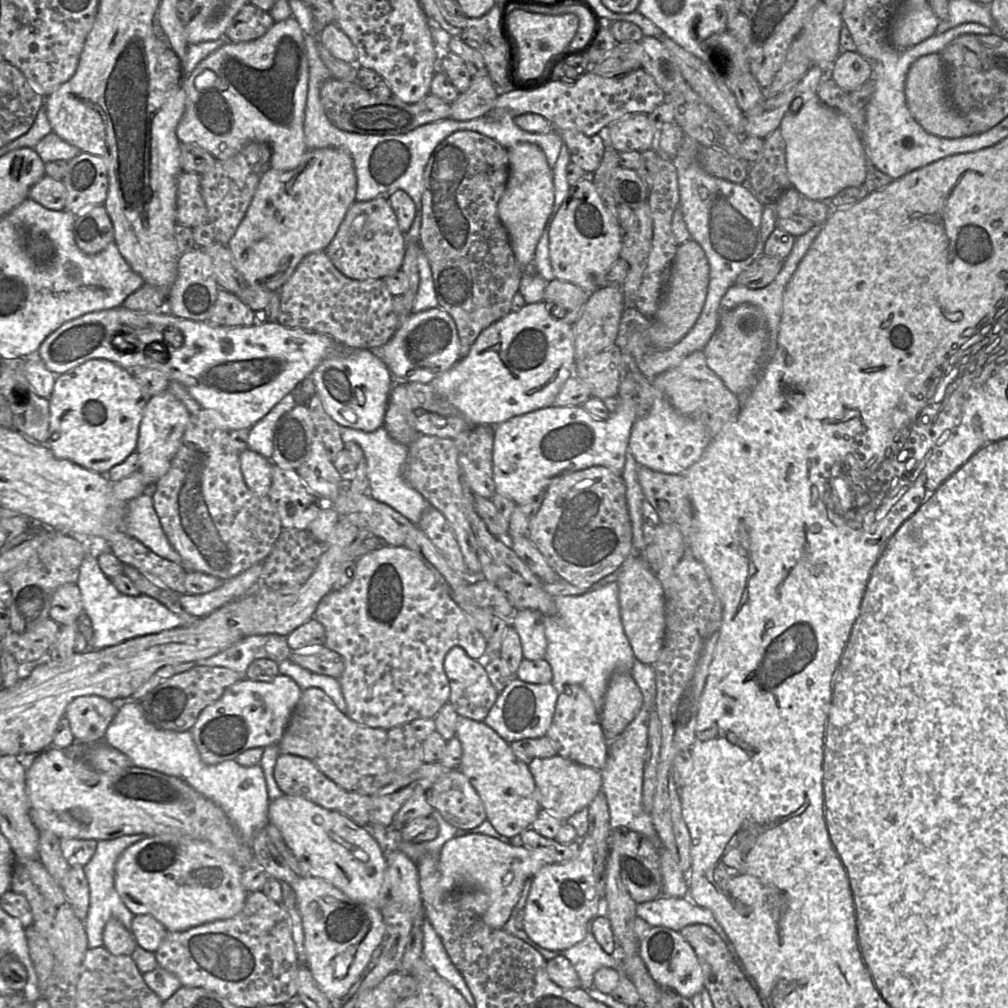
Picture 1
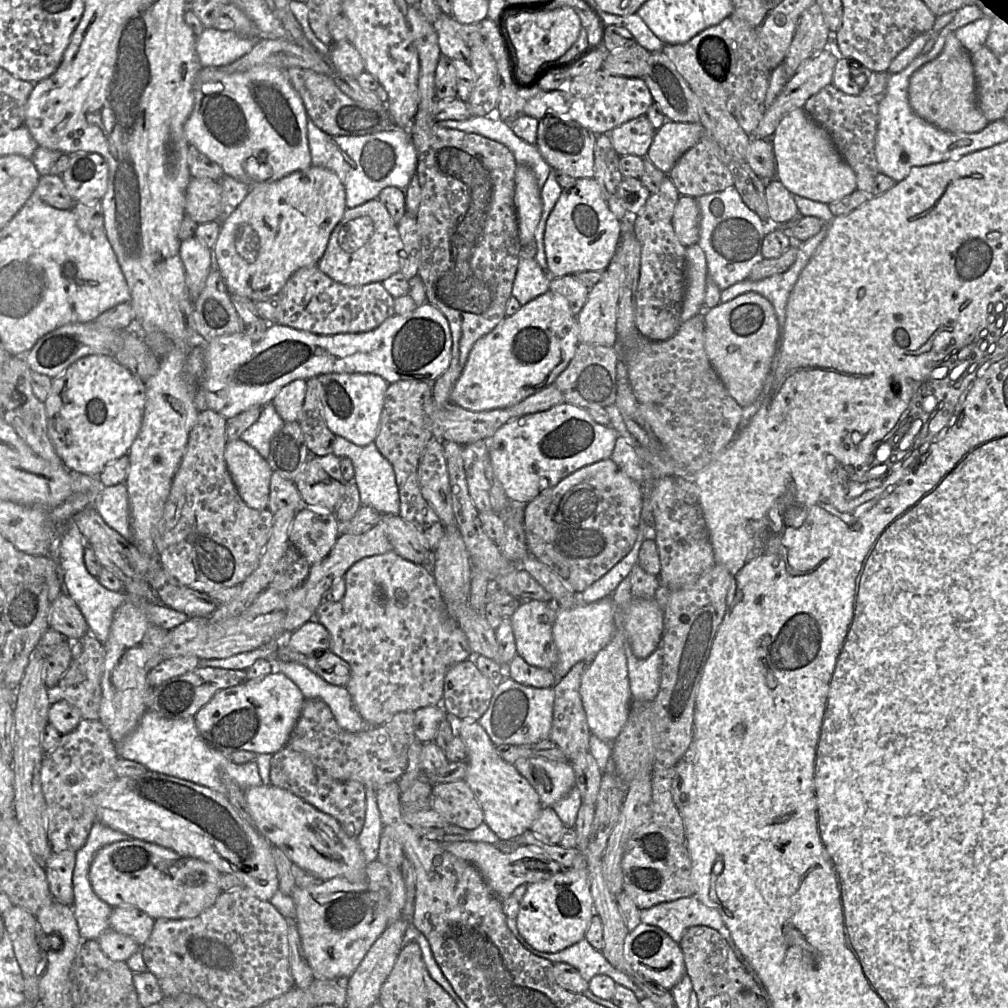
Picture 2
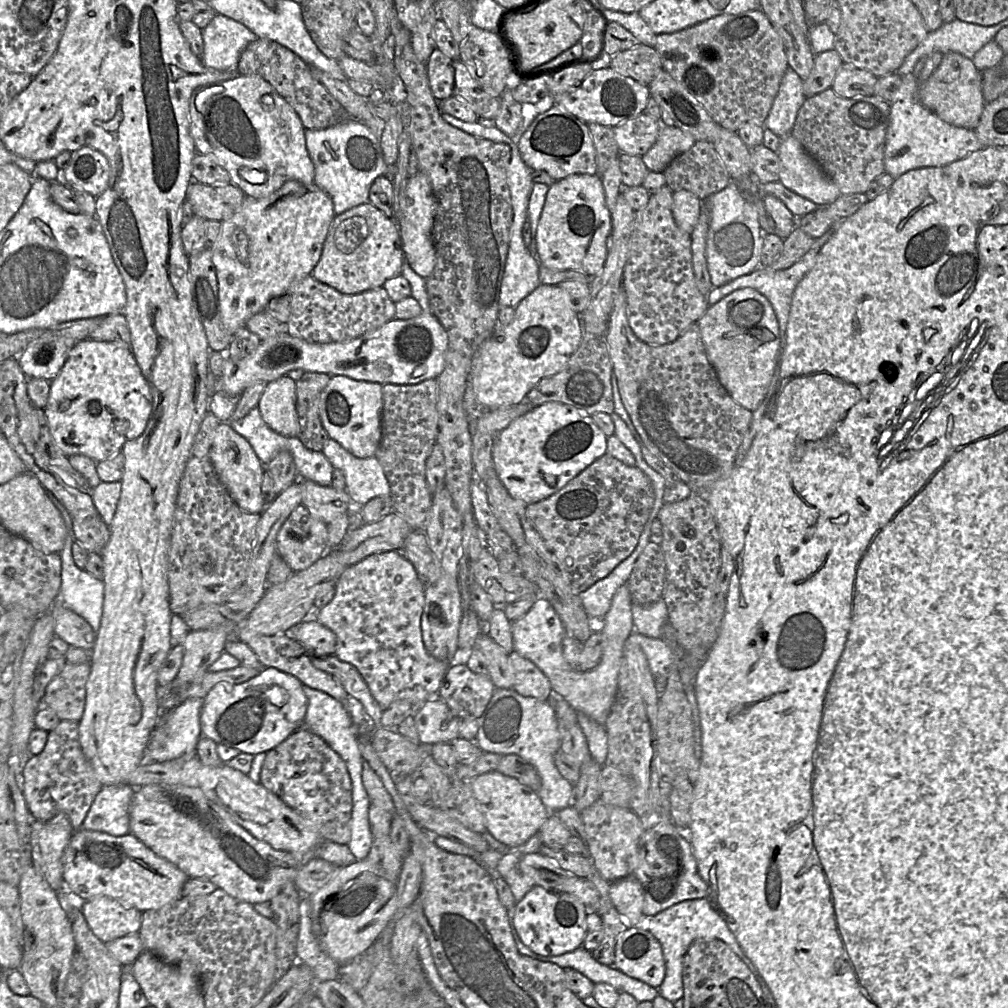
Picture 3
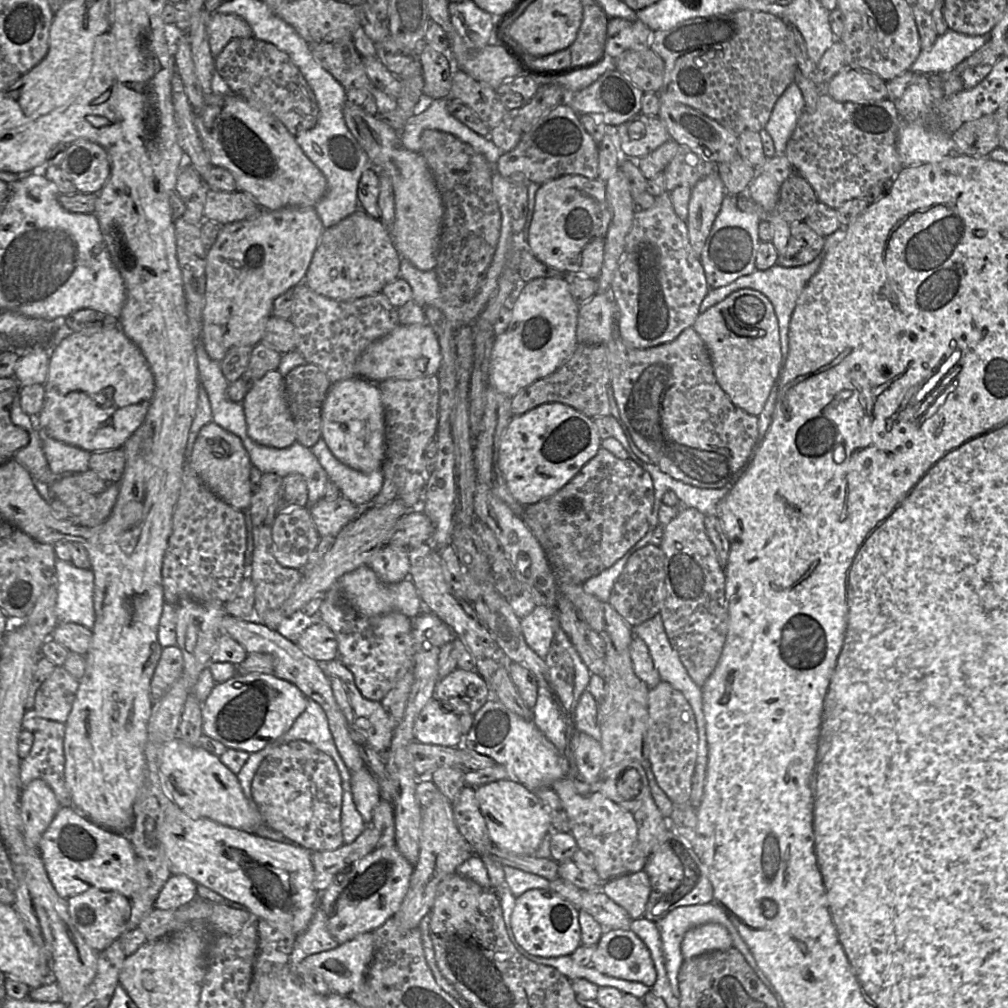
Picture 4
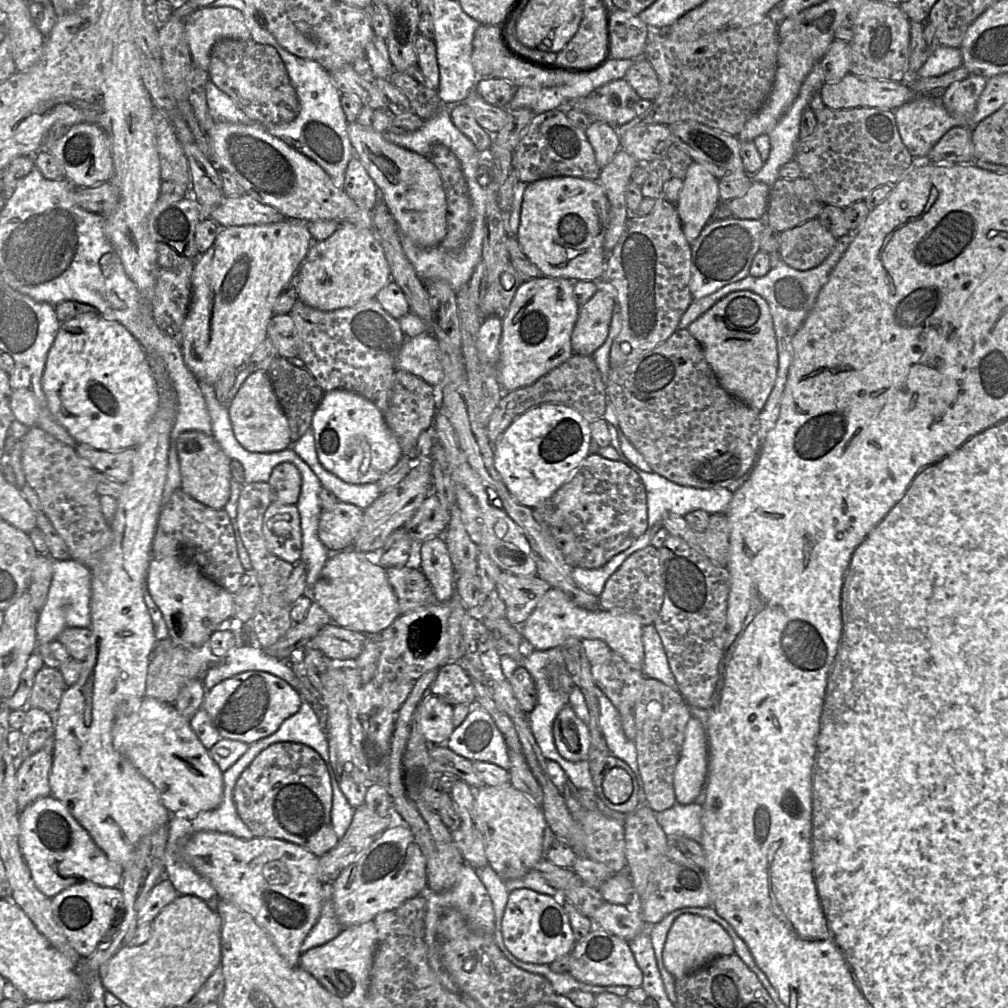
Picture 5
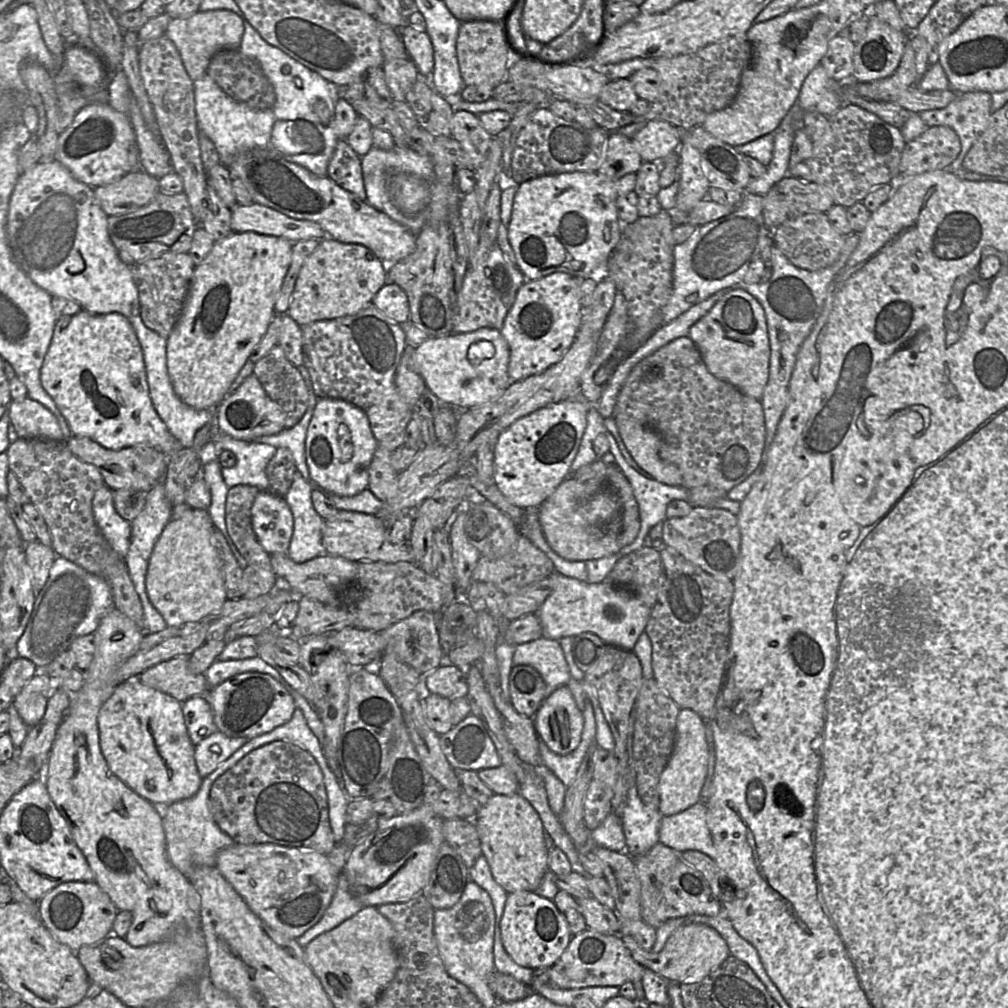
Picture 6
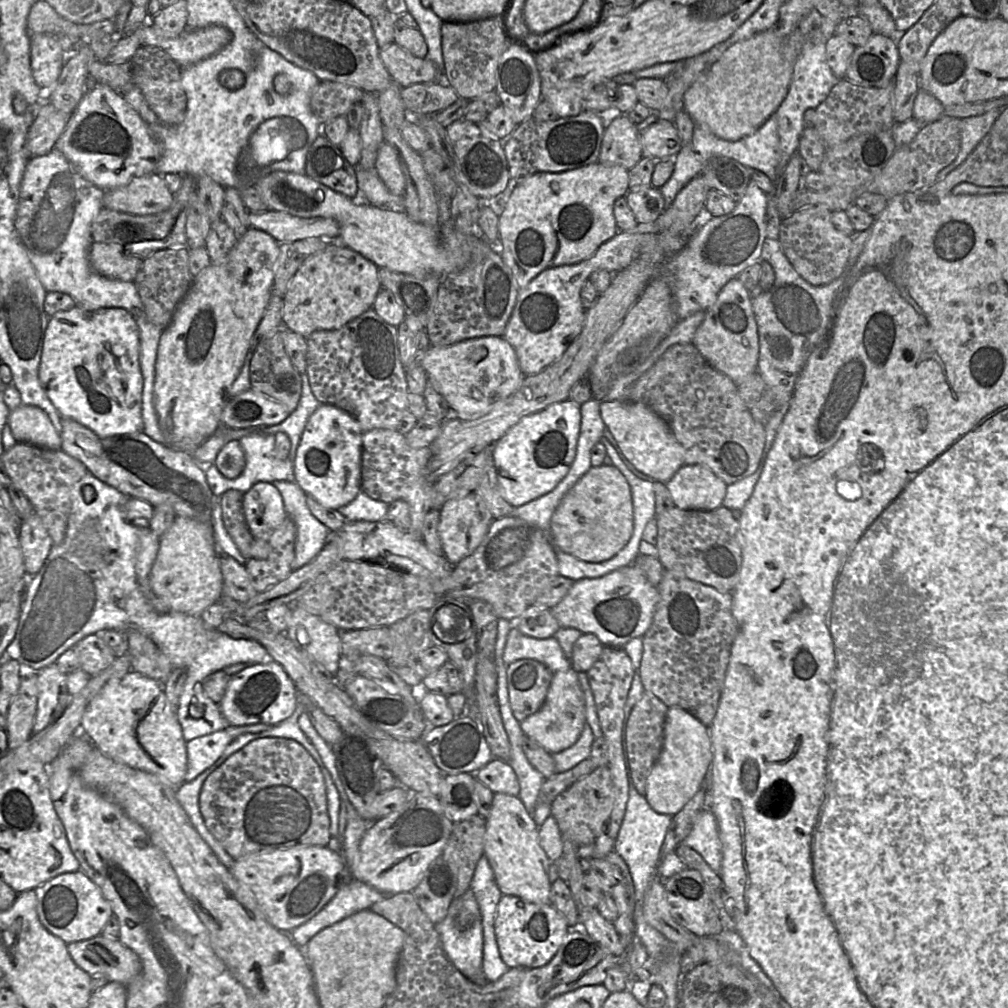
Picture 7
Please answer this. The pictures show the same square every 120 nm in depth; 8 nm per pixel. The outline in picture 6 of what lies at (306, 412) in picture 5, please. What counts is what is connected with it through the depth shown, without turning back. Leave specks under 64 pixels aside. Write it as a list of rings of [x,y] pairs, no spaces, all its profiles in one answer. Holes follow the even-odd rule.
[[[279,344],[254,364],[253,374],[258,378],[267,395],[281,406],[285,414],[285,428],[295,426],[307,410],[309,394],[299,370],[288,361]]]

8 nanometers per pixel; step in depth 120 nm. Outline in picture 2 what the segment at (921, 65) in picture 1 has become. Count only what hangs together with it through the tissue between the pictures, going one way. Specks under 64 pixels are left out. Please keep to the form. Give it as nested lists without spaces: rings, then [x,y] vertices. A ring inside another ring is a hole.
[[[950,33],[942,52],[910,77],[908,98],[912,110],[926,122],[952,133],[975,133],[989,121],[977,103],[977,88],[971,53]]]

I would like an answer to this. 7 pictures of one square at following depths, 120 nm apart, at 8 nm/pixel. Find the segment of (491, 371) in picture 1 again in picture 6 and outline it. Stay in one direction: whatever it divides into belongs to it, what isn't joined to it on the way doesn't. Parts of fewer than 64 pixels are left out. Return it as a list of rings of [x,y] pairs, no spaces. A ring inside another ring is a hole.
[[[558,271],[536,280],[526,280],[519,288],[500,329],[510,349],[508,374],[511,382],[543,372],[571,347],[582,323],[579,284],[585,278]]]

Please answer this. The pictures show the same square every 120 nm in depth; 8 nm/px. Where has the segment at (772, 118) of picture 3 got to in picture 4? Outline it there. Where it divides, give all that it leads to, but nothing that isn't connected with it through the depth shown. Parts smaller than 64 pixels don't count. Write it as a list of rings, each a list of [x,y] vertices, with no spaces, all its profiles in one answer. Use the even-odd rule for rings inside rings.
[[[792,82],[776,101],[765,126],[773,140],[775,155],[785,155],[787,142],[804,111],[804,98],[795,82]]]

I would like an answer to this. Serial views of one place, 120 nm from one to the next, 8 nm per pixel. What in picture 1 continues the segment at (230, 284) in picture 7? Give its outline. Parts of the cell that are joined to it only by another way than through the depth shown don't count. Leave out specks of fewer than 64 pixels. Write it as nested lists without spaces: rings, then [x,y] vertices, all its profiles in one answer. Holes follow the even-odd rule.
[[[339,148],[308,149],[301,164],[293,170],[268,169],[261,176],[247,213],[227,245],[236,268],[248,284],[279,291],[305,256],[325,251],[349,207],[355,202],[356,188],[353,160]]]

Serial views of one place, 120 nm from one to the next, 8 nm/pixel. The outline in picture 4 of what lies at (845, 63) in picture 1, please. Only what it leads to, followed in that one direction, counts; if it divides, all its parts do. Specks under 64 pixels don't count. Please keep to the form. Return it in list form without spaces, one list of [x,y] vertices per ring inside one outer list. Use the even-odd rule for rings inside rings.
[[[845,67],[825,86],[825,92],[837,102],[869,104],[887,99],[886,81],[866,69]]]

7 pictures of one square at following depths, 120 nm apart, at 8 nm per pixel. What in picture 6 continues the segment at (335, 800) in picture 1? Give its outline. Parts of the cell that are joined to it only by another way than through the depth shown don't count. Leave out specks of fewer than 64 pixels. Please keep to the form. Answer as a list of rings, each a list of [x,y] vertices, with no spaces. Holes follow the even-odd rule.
[[[275,740],[243,756],[213,782],[209,804],[215,822],[235,843],[270,843],[325,855],[336,844],[329,820],[328,797],[321,768],[308,751],[288,741]]]

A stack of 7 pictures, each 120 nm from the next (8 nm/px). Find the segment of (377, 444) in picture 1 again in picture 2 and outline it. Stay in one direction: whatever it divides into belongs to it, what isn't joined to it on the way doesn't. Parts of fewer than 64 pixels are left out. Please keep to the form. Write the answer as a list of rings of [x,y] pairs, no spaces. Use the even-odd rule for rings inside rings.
[[[336,436],[332,454],[339,458],[349,458],[352,461],[353,481],[358,487],[362,505],[371,506],[382,514],[398,515],[399,492],[395,473],[389,461],[376,447],[375,441],[366,446],[358,446],[344,437]]]

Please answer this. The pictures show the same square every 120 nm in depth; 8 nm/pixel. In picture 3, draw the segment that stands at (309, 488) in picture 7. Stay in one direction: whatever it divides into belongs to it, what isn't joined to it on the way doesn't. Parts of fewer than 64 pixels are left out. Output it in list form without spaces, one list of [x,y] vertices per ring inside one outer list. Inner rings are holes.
[[[331,376],[320,397],[320,417],[329,437],[358,458],[375,456],[382,437],[382,384]]]

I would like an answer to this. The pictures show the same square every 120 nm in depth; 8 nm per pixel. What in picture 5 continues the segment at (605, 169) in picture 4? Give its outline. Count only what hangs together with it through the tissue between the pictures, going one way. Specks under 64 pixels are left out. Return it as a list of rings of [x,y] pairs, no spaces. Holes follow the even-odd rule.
[[[592,119],[585,133],[593,146],[597,164],[602,169],[621,148],[621,136],[614,127],[599,119]]]

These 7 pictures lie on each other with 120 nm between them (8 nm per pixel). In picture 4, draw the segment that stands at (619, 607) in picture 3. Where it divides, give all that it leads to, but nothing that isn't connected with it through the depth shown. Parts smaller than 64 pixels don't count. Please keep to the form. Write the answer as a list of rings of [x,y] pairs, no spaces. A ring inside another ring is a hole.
[[[537,605],[521,620],[520,626],[528,647],[544,660],[559,628],[557,610]]]

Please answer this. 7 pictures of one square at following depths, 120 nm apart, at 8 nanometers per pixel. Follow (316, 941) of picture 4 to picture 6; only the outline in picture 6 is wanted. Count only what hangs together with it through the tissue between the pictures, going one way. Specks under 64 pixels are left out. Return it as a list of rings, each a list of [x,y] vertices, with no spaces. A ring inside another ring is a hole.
[[[341,870],[331,903],[320,920],[296,939],[299,946],[305,948],[314,938],[337,927],[363,907],[363,904],[351,895],[347,878]]]

